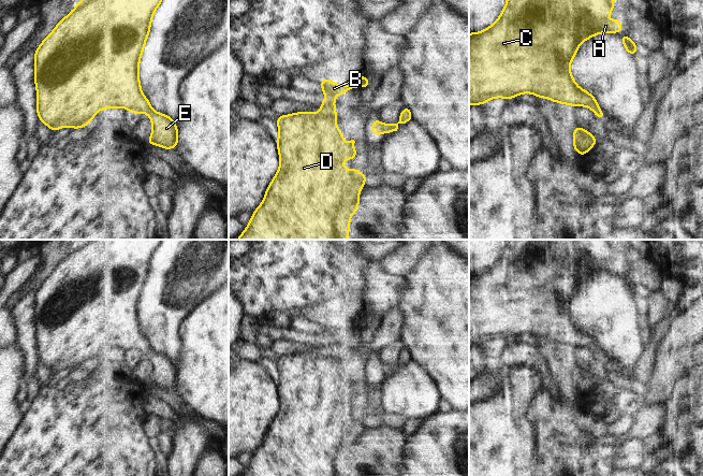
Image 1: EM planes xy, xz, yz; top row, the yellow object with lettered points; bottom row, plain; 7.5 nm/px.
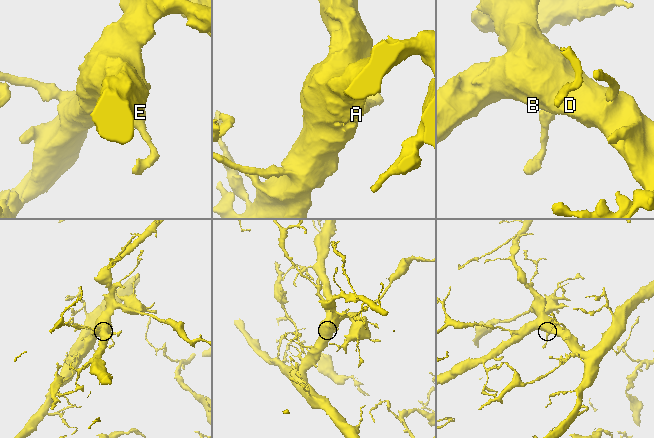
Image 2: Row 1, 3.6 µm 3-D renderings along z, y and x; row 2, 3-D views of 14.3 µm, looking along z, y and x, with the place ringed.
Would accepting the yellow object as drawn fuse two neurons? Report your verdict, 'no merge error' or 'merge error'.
no merge error

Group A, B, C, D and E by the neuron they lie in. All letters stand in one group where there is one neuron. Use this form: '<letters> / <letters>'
A B C D E

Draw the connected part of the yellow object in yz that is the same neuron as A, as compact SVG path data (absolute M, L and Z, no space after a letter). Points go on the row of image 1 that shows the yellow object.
M507 0L496 21L480 32L469 33L469 106L484 105L494 98L512 100L523 93L532 93L537 98L570 106L589 107L597 118L605 119L598 101L589 91L581 88L574 81L570 64L578 46L599 33L623 31L619 18L605 20L615 4L614 0Z

